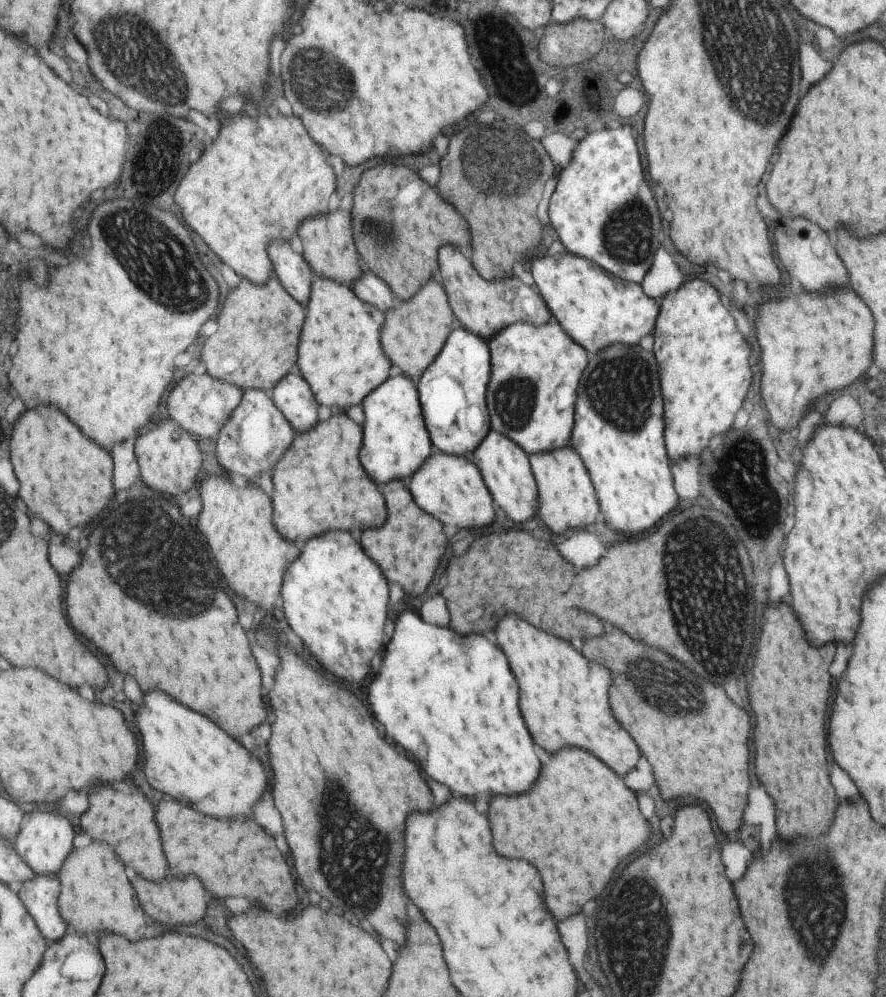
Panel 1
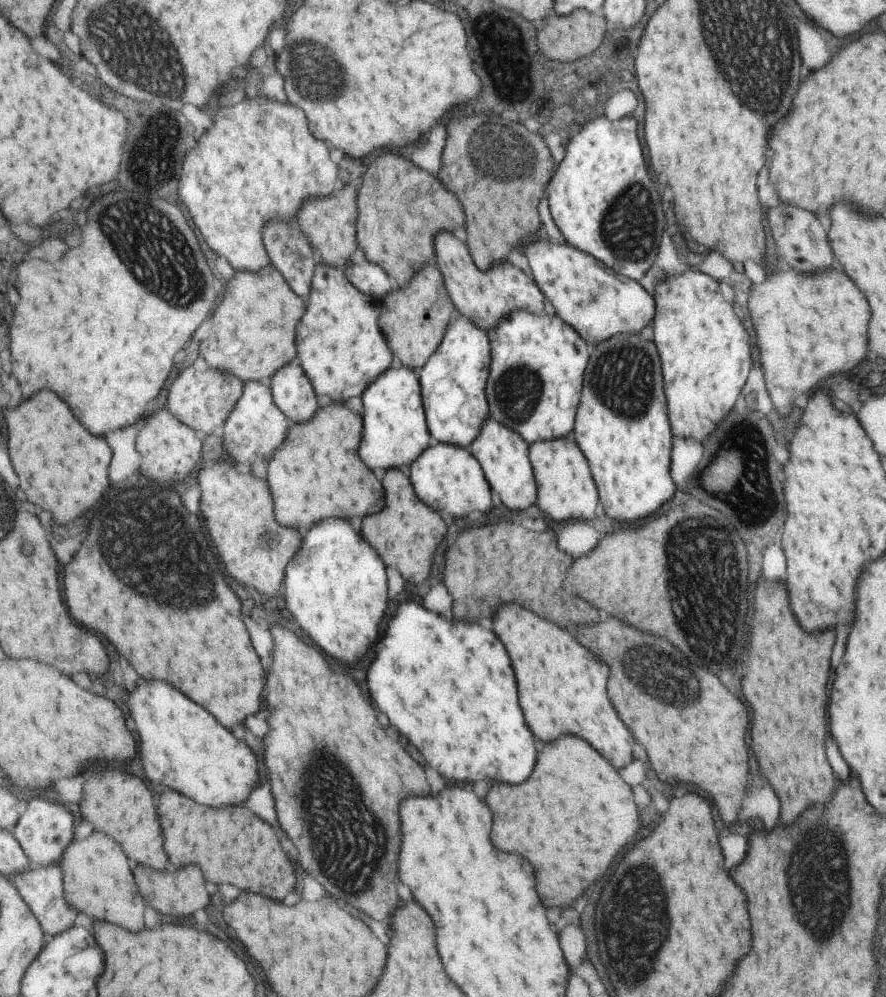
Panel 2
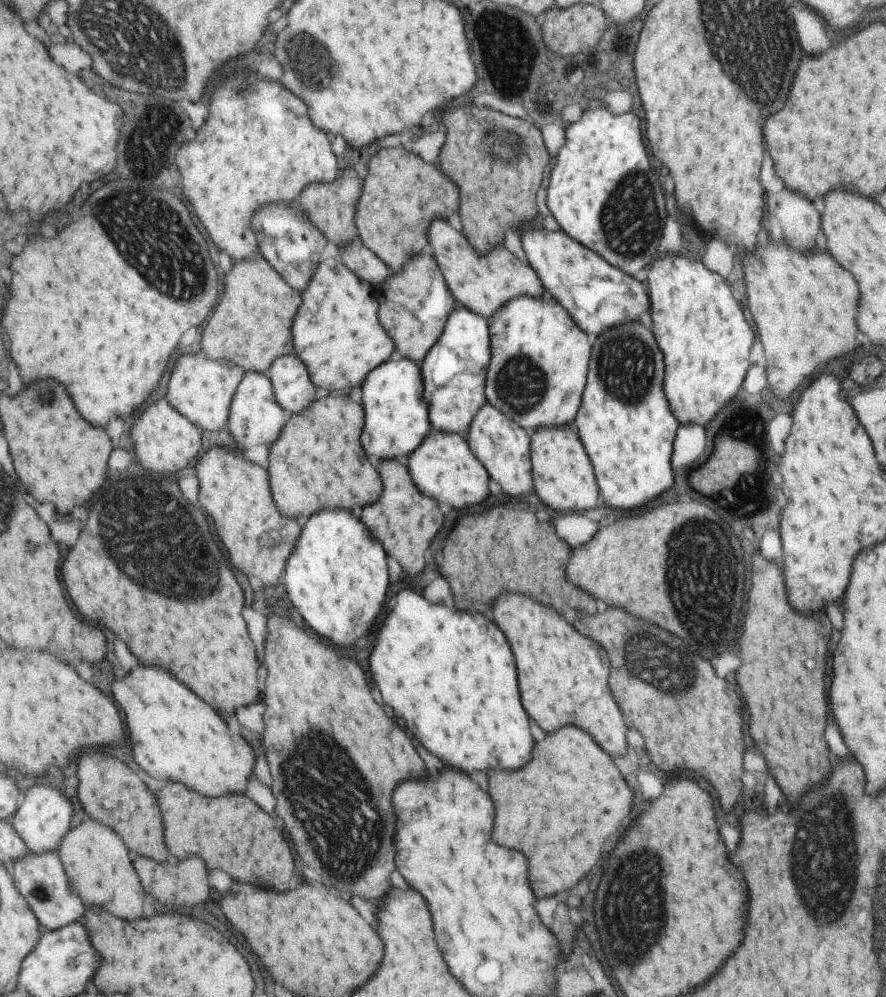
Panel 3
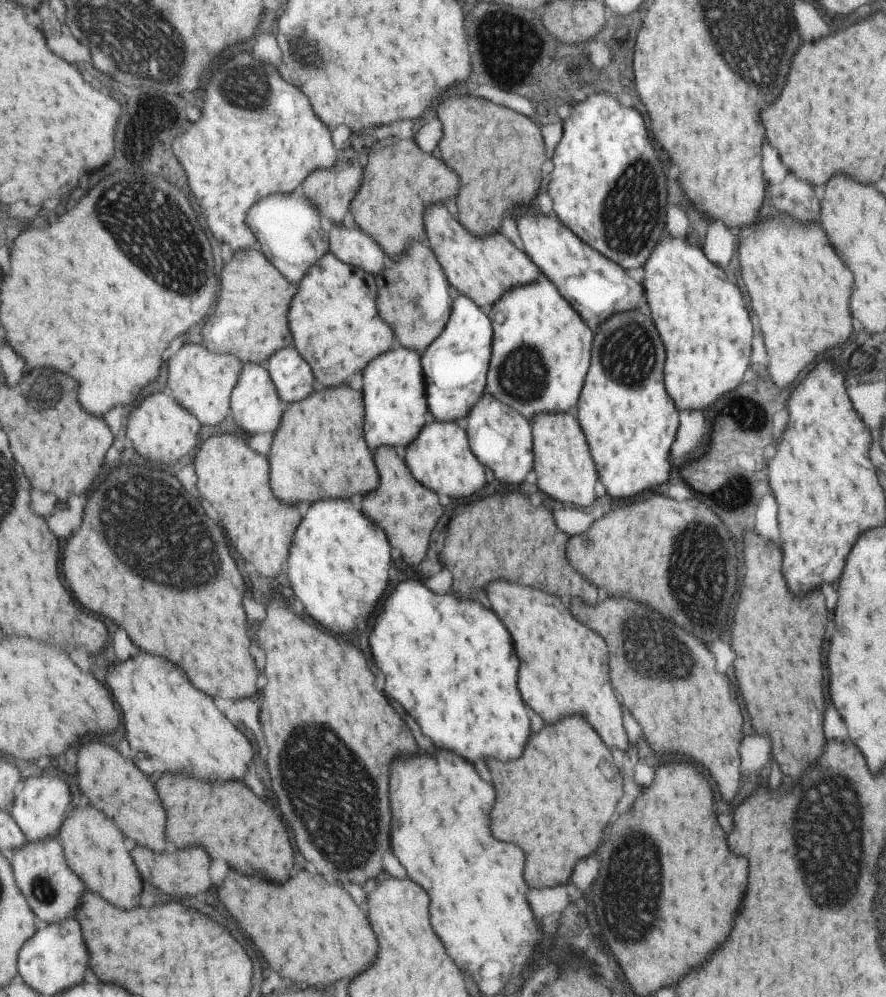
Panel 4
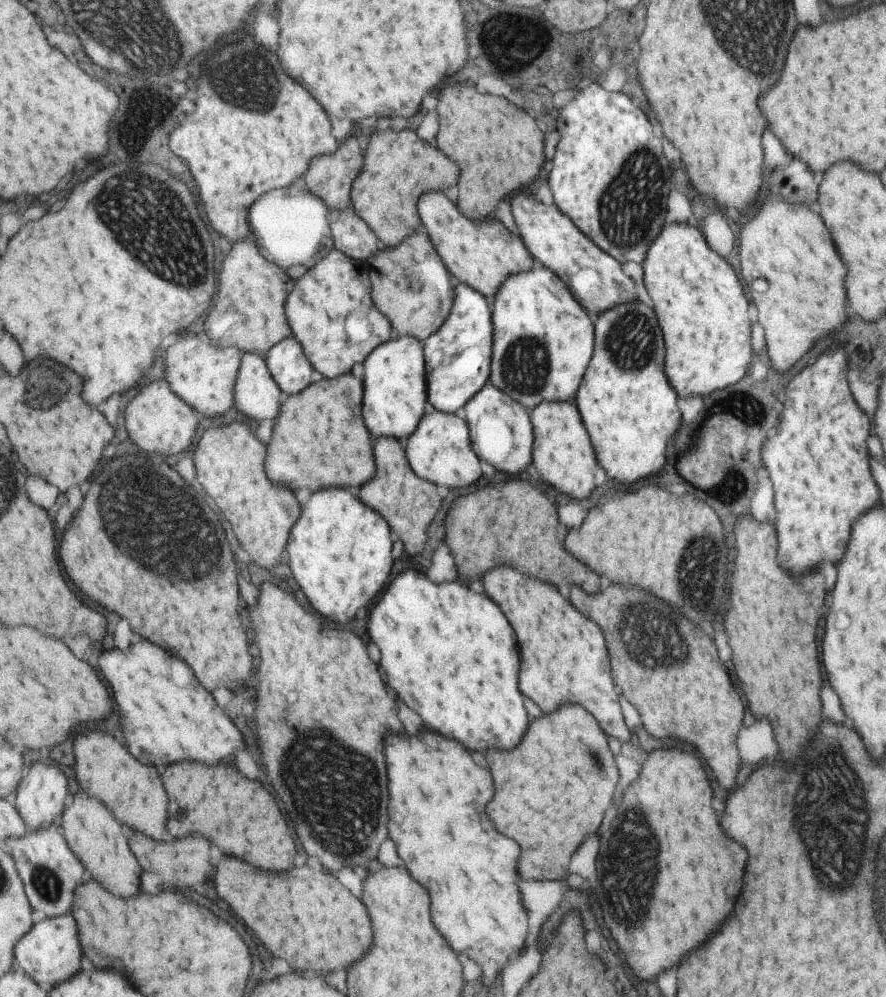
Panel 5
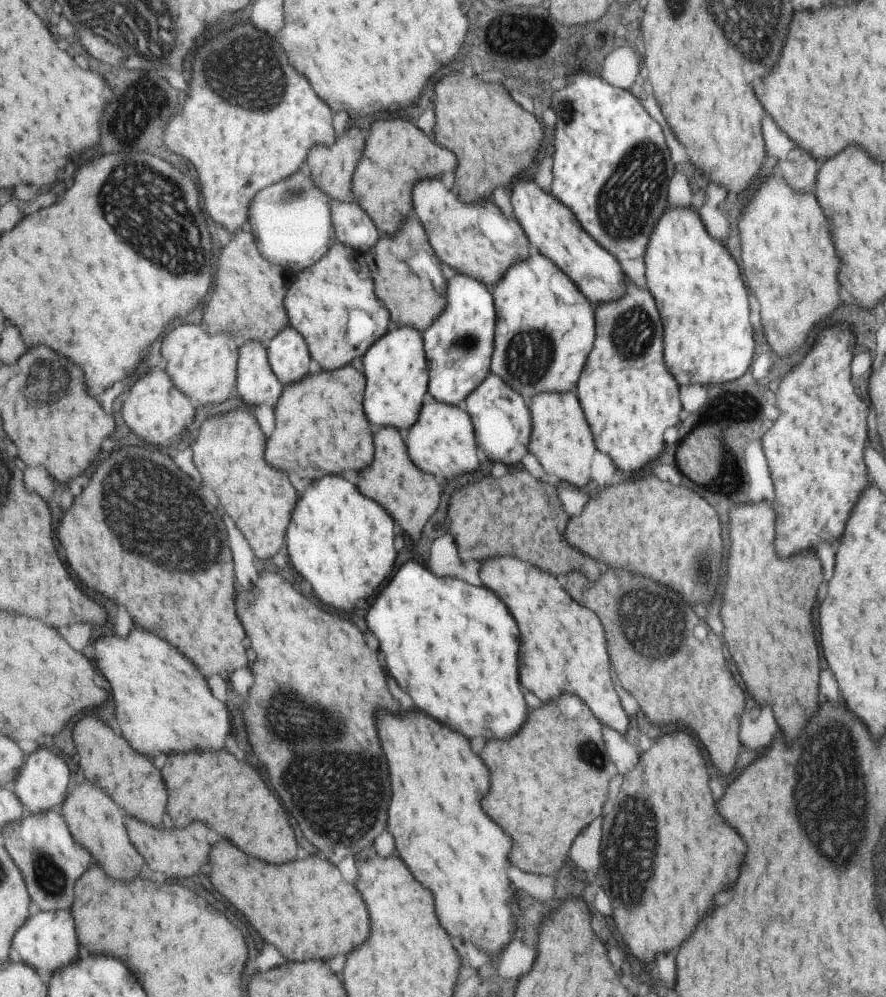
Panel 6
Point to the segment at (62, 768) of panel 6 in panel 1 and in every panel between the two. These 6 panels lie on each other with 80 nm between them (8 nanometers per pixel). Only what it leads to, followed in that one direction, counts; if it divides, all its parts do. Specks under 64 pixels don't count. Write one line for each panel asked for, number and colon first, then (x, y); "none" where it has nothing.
1: (45, 841)
2: (45, 830)
3: (45, 815)
4: (42, 803)
5: (41, 797)

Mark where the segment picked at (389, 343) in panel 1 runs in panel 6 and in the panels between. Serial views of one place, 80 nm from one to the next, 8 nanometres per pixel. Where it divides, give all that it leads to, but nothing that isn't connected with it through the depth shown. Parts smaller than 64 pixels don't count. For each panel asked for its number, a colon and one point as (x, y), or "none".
2: (415, 319)
3: (415, 305)
4: (416, 300)
5: (411, 283)
6: (410, 280)

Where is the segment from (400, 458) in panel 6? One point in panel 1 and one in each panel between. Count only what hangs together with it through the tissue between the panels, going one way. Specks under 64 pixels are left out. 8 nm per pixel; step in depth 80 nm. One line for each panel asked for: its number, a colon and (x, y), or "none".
1: (410, 546)
2: (408, 532)
3: (406, 520)
4: (408, 510)
5: (410, 503)

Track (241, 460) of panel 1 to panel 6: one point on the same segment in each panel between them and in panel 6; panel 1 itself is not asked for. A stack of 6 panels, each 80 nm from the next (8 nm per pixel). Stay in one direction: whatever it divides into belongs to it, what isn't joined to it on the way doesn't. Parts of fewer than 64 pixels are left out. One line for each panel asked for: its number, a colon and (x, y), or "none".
2: (257, 427)
3: (256, 417)
4: (257, 408)
5: (258, 396)
6: (258, 384)

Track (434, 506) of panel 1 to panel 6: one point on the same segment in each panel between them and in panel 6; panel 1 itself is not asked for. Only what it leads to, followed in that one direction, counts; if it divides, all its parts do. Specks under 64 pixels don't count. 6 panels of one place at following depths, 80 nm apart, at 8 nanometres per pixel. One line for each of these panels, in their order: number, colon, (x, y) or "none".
2: (448, 478)
3: (444, 467)
4: (442, 459)
5: (441, 450)
6: (443, 442)

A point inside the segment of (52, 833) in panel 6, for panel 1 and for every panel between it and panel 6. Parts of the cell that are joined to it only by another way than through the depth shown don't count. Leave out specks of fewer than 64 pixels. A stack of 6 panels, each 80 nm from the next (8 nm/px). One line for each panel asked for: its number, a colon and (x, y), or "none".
1: (41, 896)
2: (43, 888)
3: (43, 880)
4: (55, 892)
5: (51, 873)

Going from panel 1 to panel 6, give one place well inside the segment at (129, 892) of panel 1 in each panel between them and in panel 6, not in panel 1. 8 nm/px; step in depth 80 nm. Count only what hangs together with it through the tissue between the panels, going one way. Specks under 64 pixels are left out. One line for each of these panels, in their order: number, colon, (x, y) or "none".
2: (98, 882)
3: (100, 870)
4: (96, 847)
5: (111, 862)
6: (114, 851)

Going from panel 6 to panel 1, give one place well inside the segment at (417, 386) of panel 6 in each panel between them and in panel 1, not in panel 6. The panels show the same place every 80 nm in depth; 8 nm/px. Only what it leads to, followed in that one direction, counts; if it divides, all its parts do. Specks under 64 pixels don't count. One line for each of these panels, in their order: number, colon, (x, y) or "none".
1: (397, 443)
2: (396, 433)
3: (398, 419)
4: (396, 397)
5: (396, 399)

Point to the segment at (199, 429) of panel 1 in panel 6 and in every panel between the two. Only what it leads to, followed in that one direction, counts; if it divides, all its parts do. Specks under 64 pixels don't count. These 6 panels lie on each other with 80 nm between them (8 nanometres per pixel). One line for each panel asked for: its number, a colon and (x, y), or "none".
2: (204, 400)
3: (202, 389)
4: (202, 381)
5: (202, 374)
6: (204, 366)

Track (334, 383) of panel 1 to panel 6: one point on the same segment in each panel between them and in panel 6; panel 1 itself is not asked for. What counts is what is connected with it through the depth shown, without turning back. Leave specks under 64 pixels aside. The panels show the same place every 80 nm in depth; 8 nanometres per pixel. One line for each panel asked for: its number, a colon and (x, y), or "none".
2: (340, 344)
3: (341, 316)
4: (334, 318)
5: (331, 310)
6: (333, 304)

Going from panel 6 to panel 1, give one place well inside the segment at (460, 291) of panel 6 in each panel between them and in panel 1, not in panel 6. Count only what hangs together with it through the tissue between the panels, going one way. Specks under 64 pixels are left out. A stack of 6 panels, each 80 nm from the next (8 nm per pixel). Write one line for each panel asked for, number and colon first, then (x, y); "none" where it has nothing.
1: (453, 392)
2: (454, 380)
3: (455, 371)
4: (457, 364)
5: (459, 357)

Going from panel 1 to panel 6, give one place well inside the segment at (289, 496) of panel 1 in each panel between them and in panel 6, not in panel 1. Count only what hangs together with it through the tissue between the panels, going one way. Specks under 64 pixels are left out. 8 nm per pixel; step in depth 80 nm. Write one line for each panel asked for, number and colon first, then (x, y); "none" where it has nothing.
2: (316, 474)
3: (309, 474)
4: (320, 452)
5: (319, 441)
6: (320, 428)

